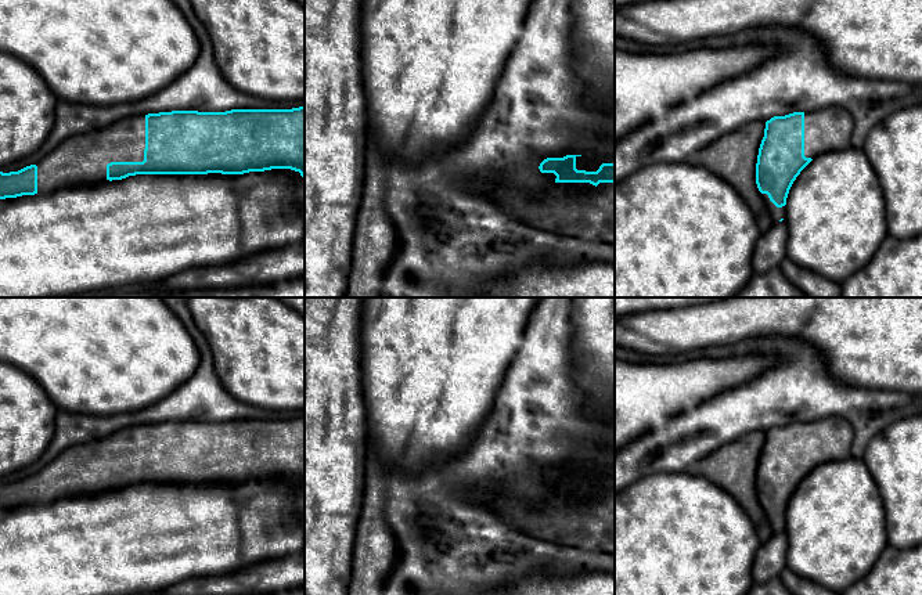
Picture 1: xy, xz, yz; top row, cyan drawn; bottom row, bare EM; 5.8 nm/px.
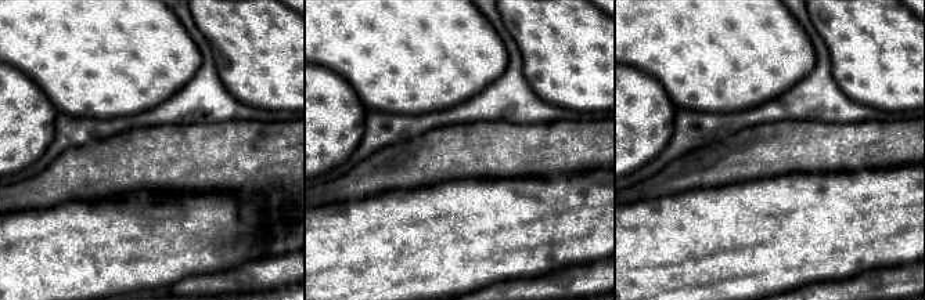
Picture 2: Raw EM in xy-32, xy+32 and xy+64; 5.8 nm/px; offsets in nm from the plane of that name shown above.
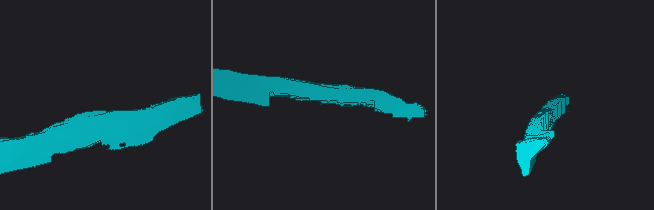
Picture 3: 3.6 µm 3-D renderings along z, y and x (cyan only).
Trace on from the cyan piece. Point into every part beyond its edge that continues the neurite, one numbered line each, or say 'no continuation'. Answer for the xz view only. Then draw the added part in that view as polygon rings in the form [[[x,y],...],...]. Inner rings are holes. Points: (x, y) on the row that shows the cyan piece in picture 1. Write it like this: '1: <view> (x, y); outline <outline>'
1: xz (580, 209); outline [[[501,177],[476,180],[469,188],[476,194],[487,196],[490,203],[498,210],[525,226],[551,231],[563,237],[572,235],[581,239],[595,239],[615,245],[615,183],[599,183],[597,187],[590,183],[554,183],[543,191],[518,191]]]

